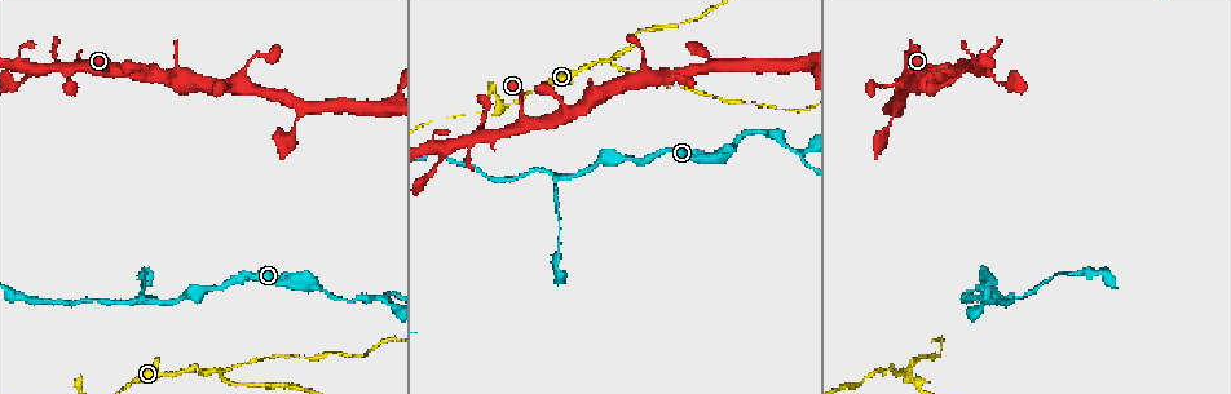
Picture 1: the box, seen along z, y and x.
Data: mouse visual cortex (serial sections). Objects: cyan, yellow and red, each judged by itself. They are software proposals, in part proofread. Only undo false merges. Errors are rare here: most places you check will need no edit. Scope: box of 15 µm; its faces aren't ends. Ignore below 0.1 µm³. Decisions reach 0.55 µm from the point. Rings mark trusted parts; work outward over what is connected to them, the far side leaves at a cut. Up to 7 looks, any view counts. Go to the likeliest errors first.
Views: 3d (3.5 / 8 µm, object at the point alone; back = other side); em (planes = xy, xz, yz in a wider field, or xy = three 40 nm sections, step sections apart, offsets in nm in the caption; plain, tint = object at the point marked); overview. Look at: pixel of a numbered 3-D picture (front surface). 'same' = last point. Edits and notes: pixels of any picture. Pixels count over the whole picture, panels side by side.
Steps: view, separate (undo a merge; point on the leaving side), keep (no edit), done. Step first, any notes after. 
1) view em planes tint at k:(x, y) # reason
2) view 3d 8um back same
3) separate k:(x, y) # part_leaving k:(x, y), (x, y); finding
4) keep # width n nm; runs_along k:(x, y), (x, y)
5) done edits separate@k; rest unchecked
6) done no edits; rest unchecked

view 3d 8um at 1:(605, 60) # side arm on a straight run

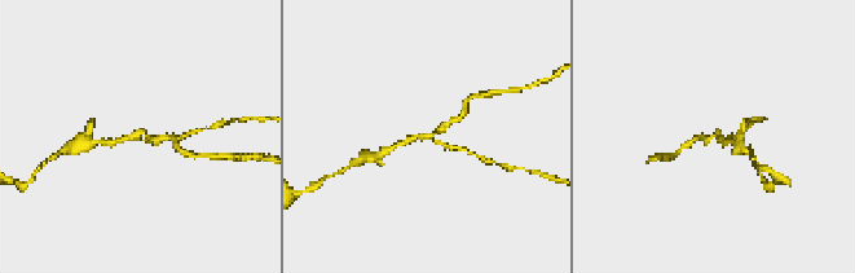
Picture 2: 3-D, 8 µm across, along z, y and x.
view em xy step 2 tint at 2:(426, 136) # arms 3; arm_widths 150, 200, 200 nm; need the tissue

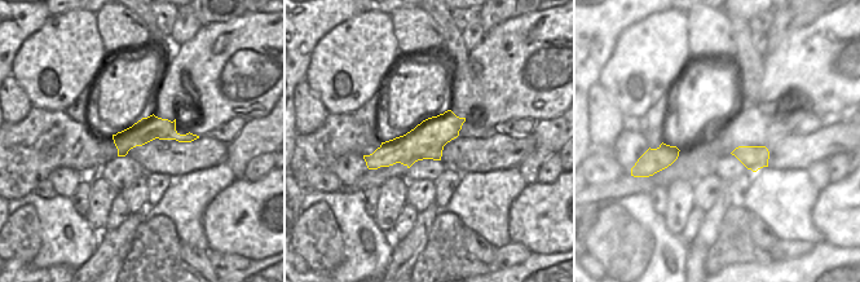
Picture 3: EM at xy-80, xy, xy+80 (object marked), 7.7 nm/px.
separate 2:(452, 148) # two cells meet here

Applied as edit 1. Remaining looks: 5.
view overview # redraw

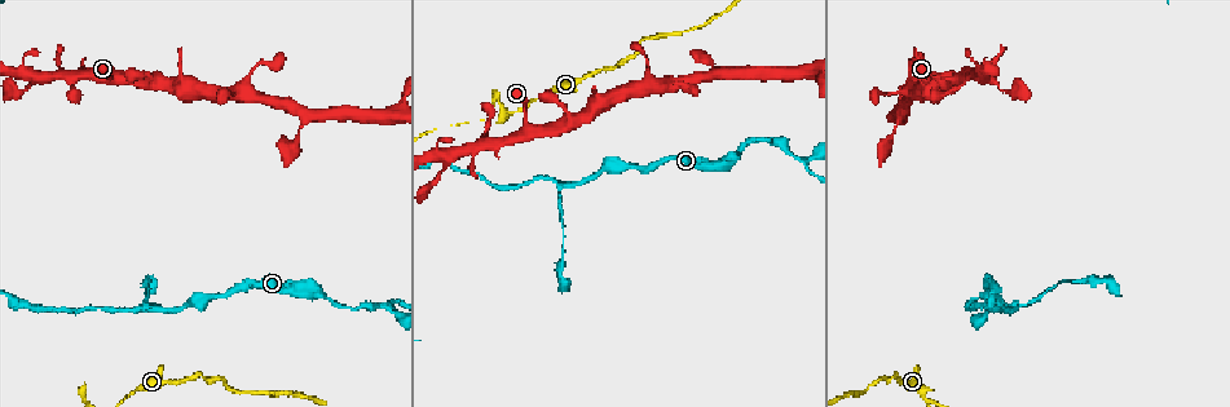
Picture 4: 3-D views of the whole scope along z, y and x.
view 3d 3.5um at 4:(145, 305) # side arm on a straight run

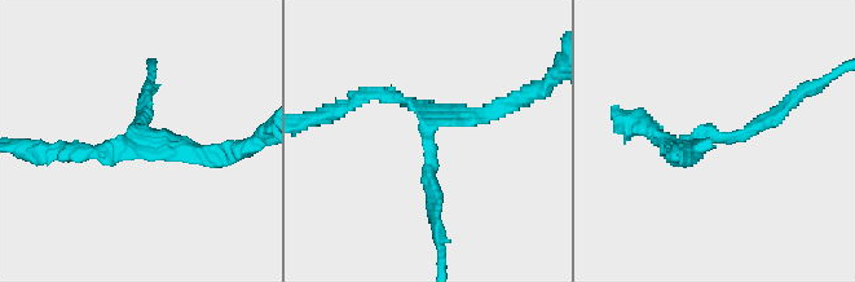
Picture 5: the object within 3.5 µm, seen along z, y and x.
view em planes tint at 5:(430, 119) # arms 3; arm_widths 150, 200, 200 nm

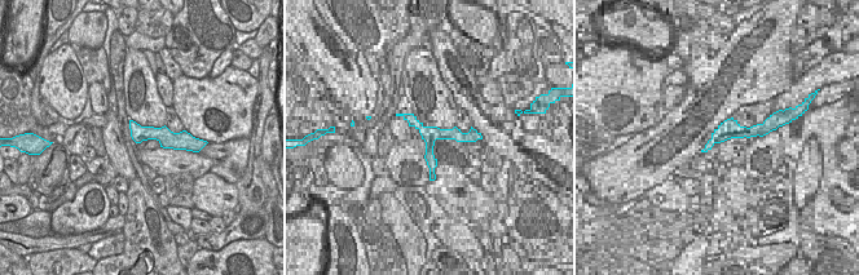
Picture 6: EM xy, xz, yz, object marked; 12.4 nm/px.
keep # runs_along 6:(132, 124), (141, 133), (181, 138); all the same cell

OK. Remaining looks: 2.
view 3d 3.5um at 4:(491, 141) # sharp bend

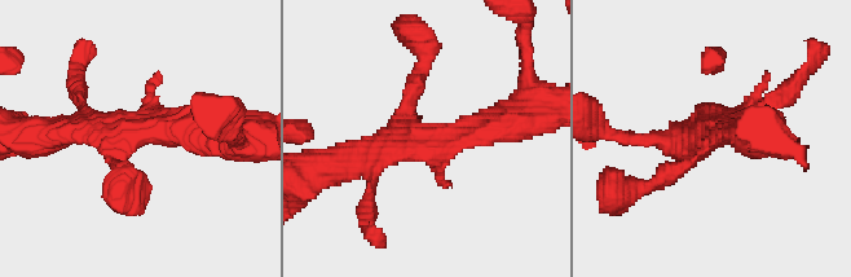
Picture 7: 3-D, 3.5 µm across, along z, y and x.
view em xy step 2 tint at 7:(134, 126)

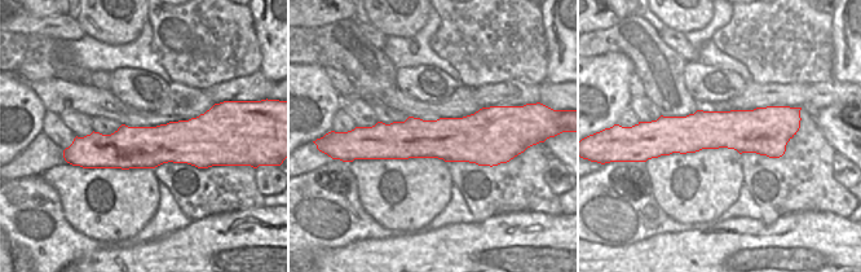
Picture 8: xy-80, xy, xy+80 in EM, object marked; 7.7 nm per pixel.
keep # runs_along 8:(500, 124), (477, 139), (366, 145); all the same cell

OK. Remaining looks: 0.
done edits separate@2; rest unchecked

